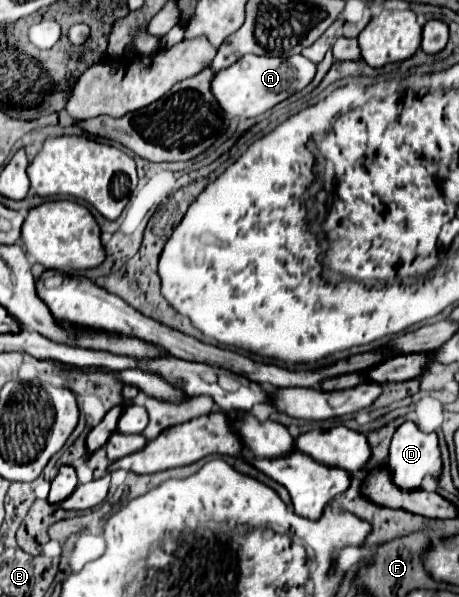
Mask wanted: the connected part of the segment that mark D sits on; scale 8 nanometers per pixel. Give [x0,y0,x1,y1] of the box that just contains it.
[388,422,442,490]

